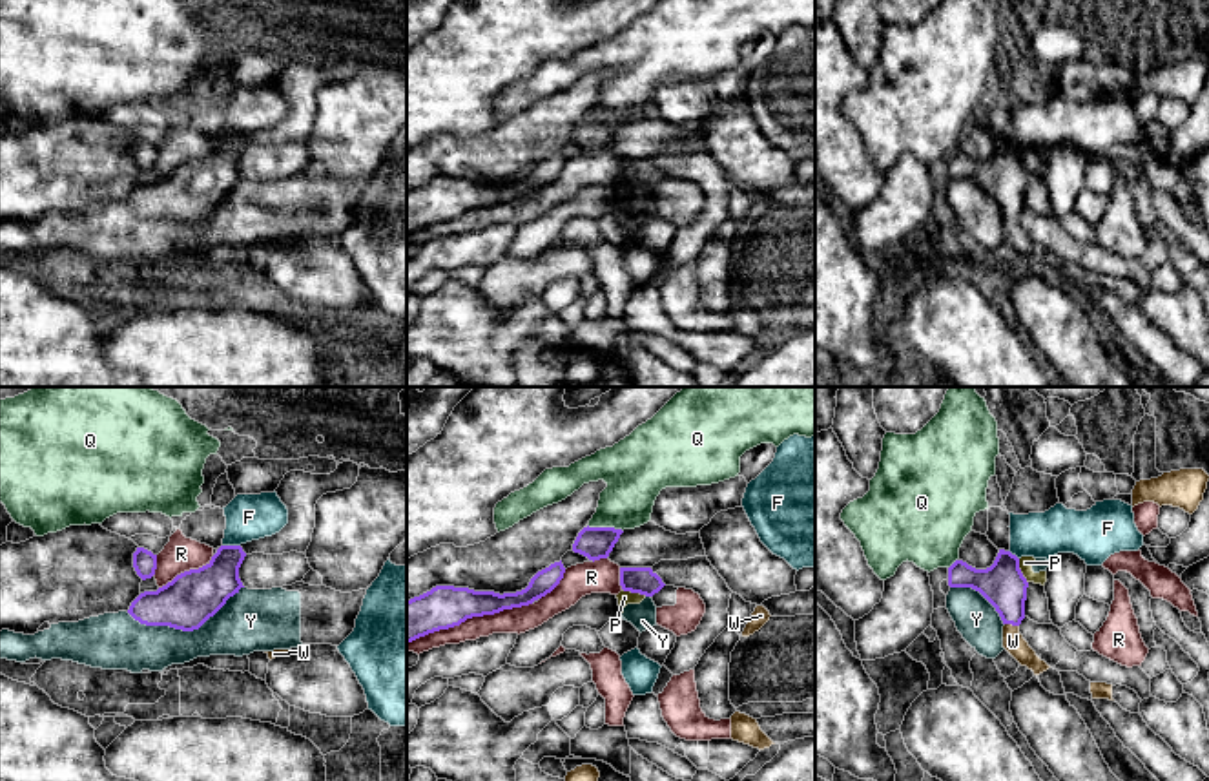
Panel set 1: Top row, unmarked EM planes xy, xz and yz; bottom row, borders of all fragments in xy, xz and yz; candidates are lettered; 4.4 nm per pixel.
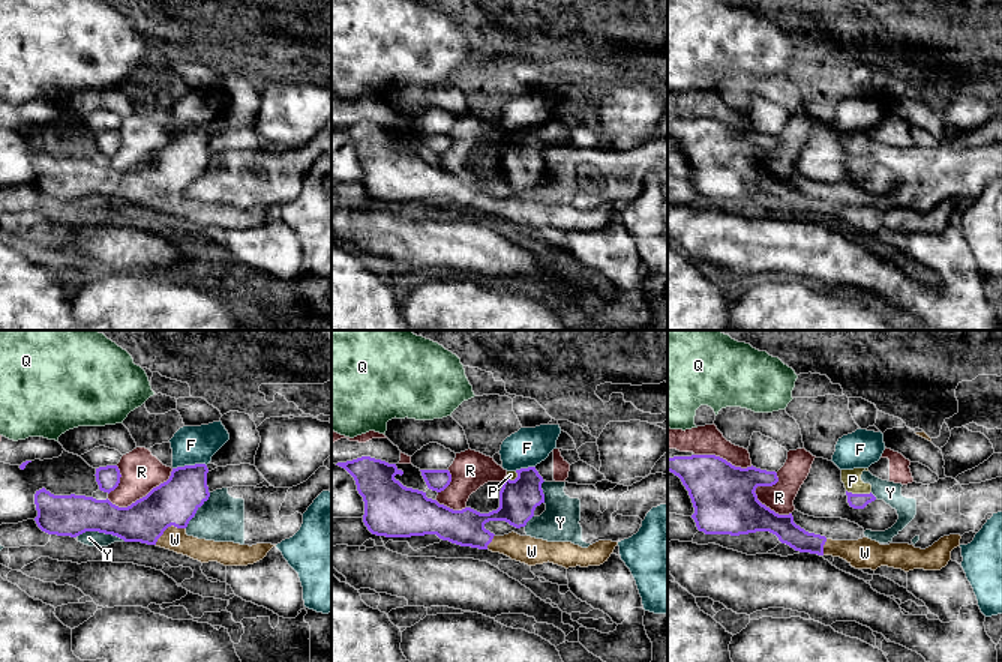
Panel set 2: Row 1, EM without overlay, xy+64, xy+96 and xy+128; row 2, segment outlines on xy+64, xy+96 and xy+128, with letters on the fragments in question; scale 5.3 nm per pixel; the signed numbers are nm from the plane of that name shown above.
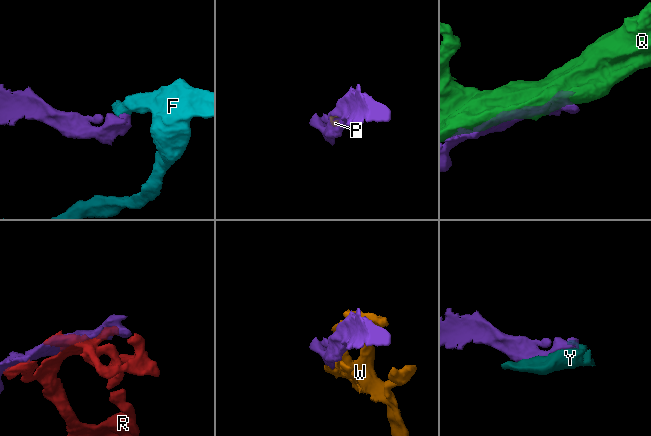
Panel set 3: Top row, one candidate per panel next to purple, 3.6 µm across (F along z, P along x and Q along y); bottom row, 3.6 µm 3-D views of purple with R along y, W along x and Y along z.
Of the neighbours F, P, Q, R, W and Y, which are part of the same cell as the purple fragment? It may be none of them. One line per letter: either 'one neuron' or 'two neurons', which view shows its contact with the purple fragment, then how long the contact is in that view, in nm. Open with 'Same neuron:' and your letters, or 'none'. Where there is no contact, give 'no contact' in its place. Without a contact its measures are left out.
Same neuron: W
F: two neurons; contact in xy; length 80 nm
P: two neurons; contact in xz; length 120 nm
Q: two neurons; contact in xz; length 160 nm
R: two neurons; contact in xz; length 550 nm
W: one neuron; contact in yz; length 70 nm
Y: two neurons; contact in xy; length 550 nm

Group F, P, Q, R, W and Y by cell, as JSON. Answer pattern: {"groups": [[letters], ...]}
{"groups": [["F"], ["P", "Y"], ["Q"], ["R"], ["W"]]}

